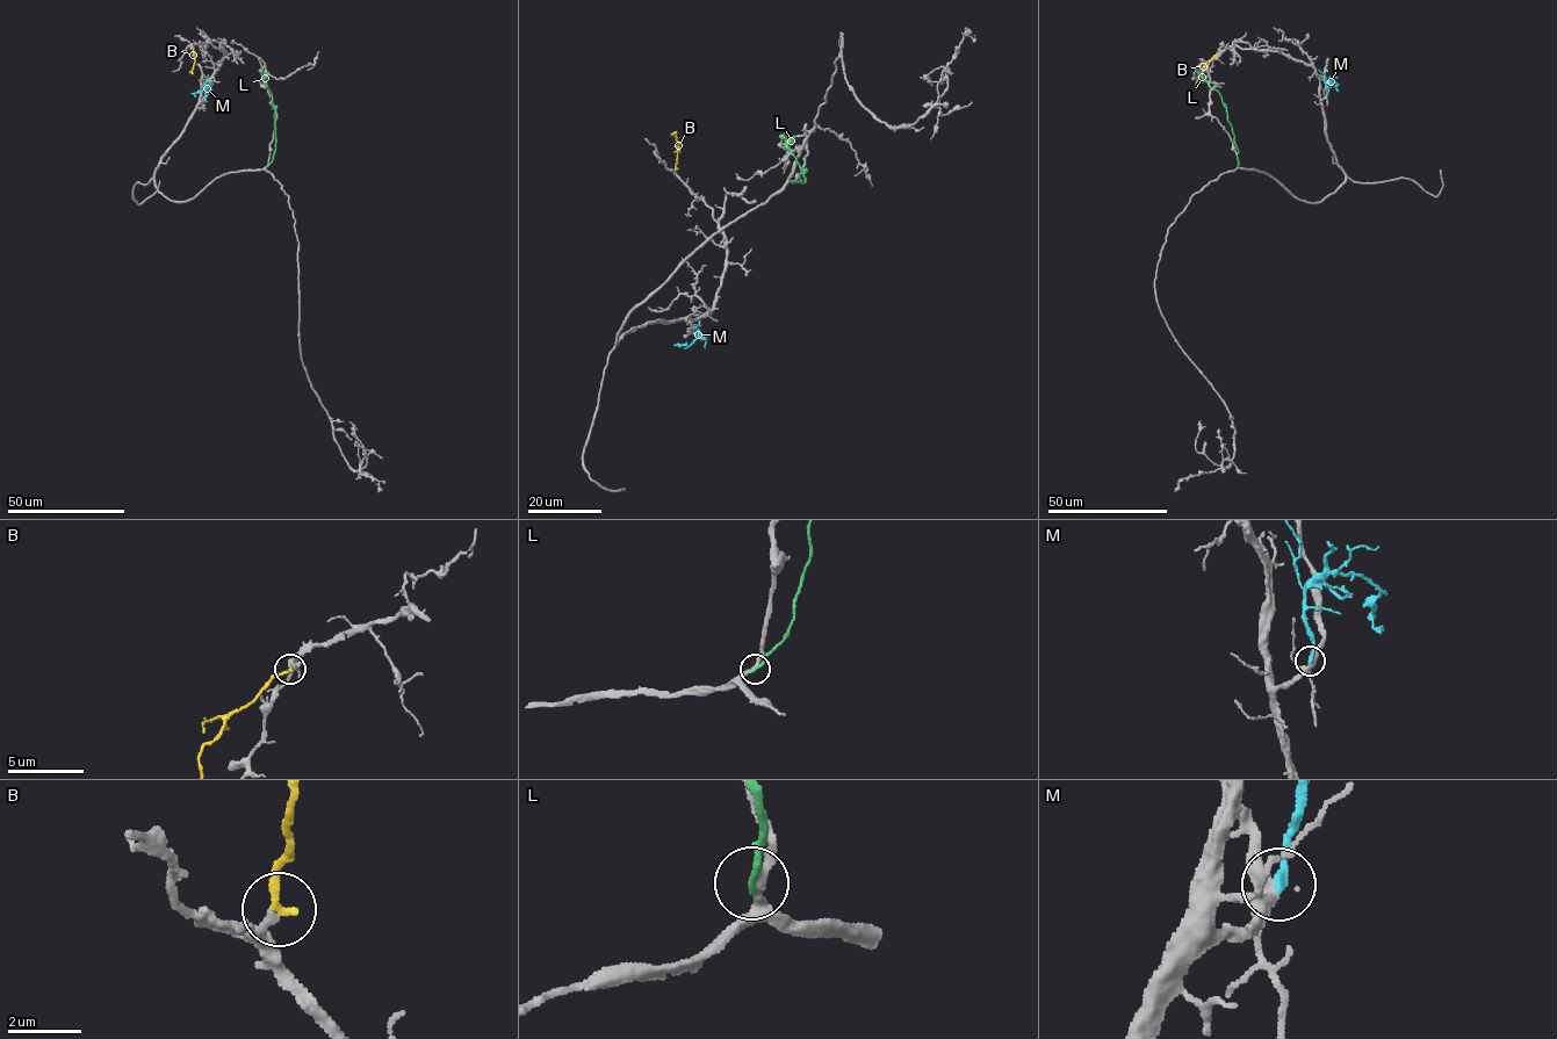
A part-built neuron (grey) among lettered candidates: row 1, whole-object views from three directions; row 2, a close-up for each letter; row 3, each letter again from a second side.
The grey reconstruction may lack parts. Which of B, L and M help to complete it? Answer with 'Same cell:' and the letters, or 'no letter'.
Same cell: B

